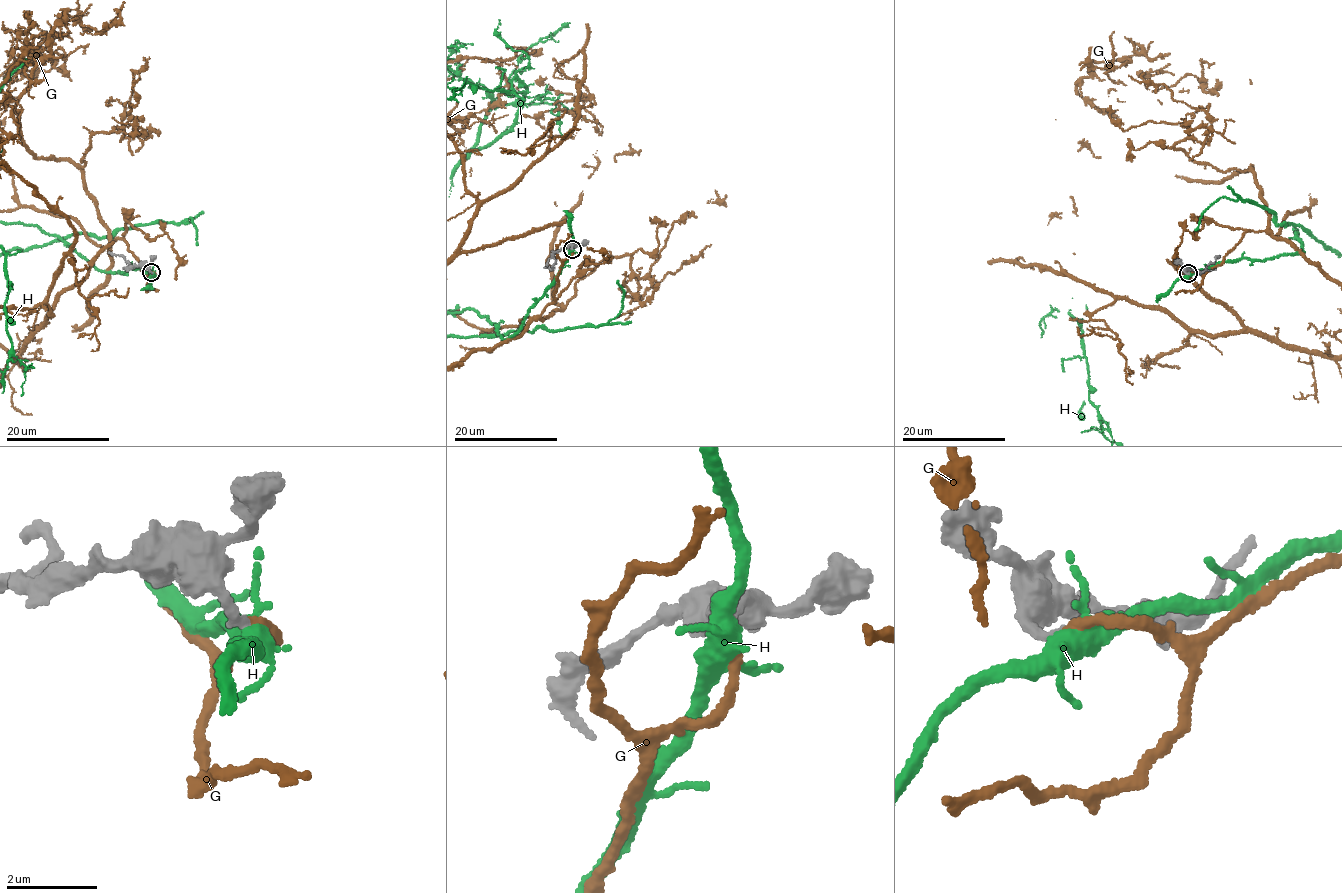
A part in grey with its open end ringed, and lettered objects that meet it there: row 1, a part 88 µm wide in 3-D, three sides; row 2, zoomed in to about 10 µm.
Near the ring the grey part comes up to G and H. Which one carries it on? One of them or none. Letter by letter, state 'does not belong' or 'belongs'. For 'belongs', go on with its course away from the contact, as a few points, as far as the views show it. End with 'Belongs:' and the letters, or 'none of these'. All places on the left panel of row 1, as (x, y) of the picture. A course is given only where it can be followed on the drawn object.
G: belongs
H: does not belong
Belongs: G

